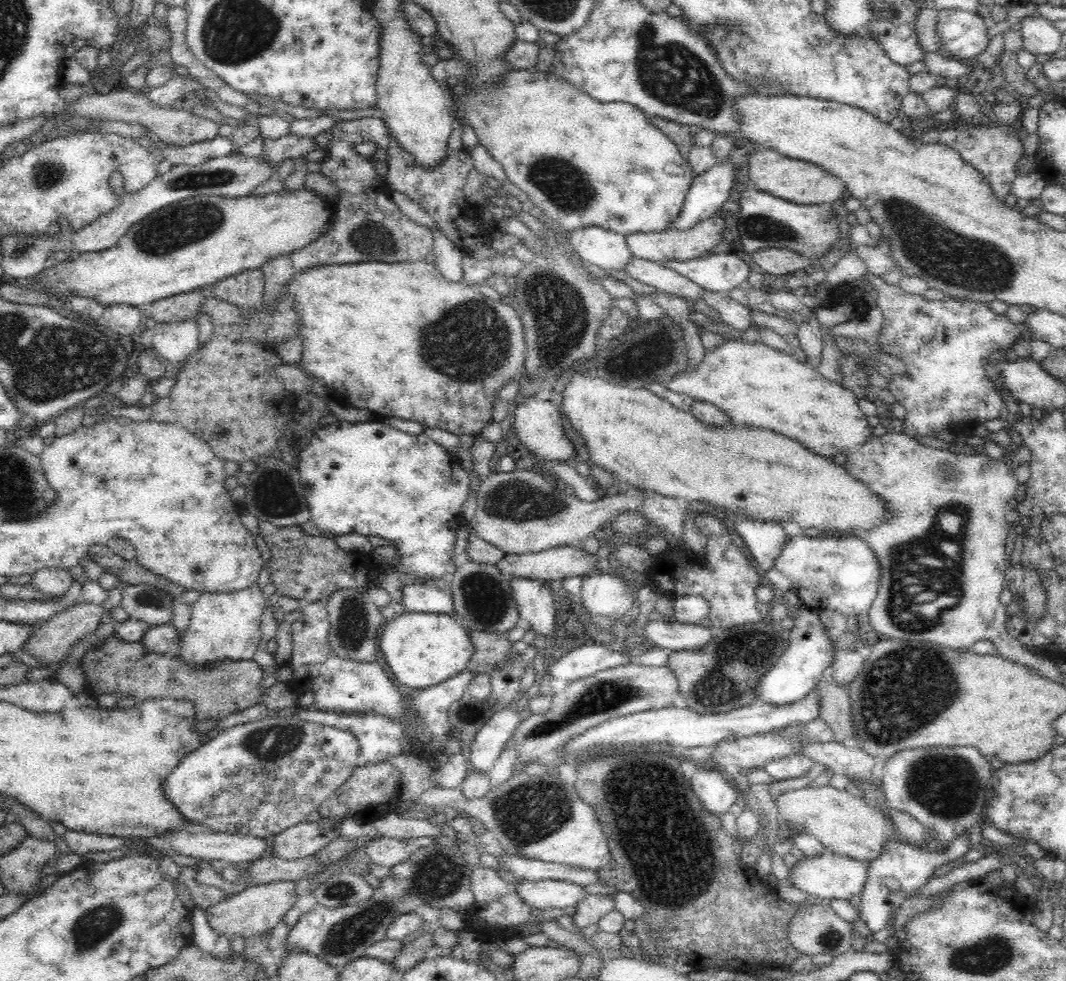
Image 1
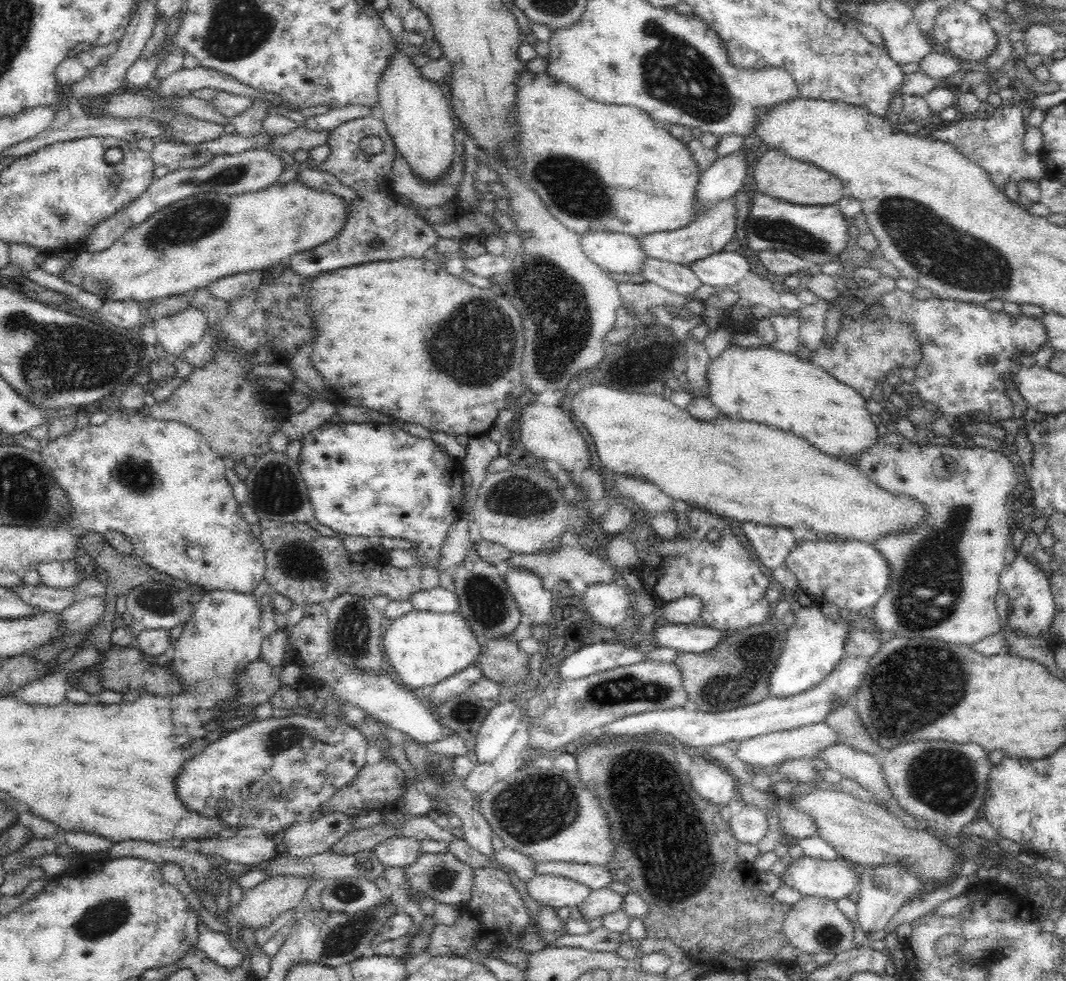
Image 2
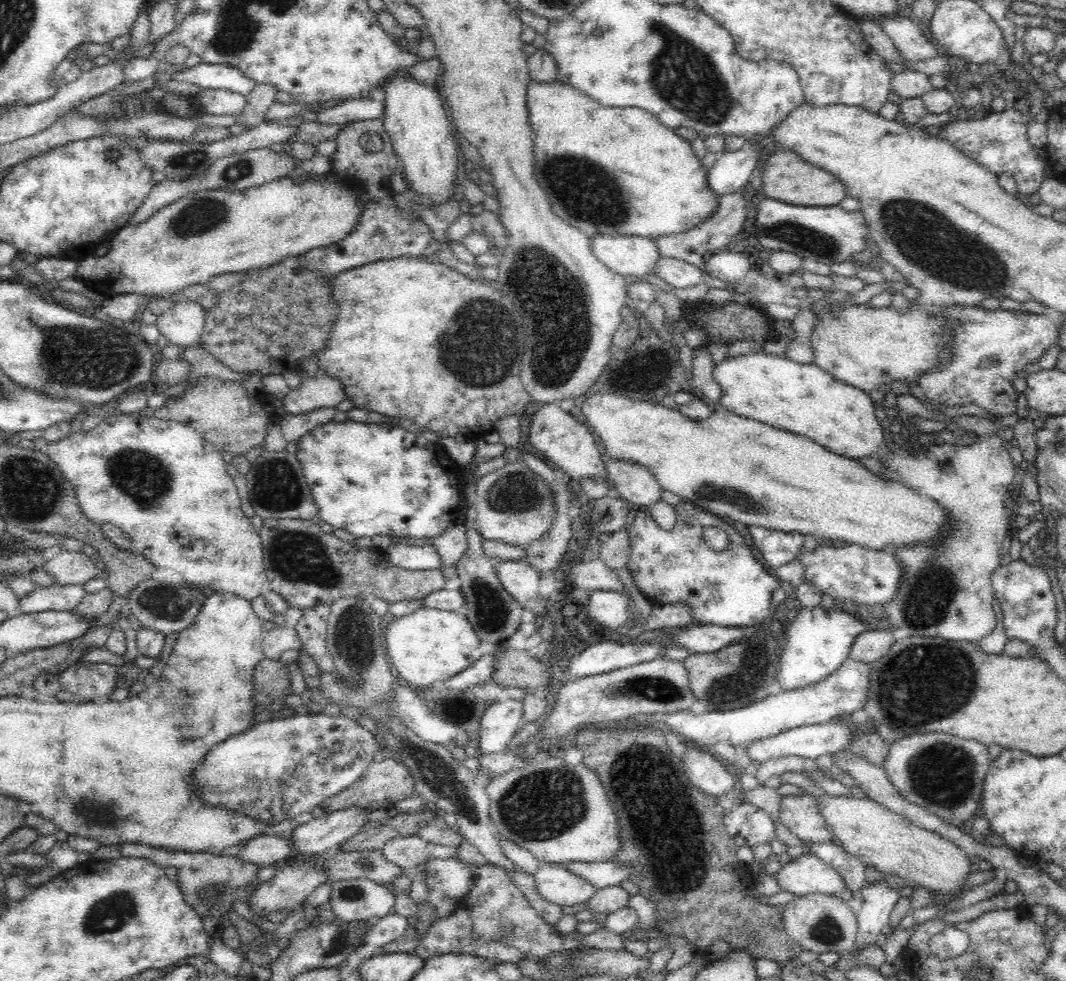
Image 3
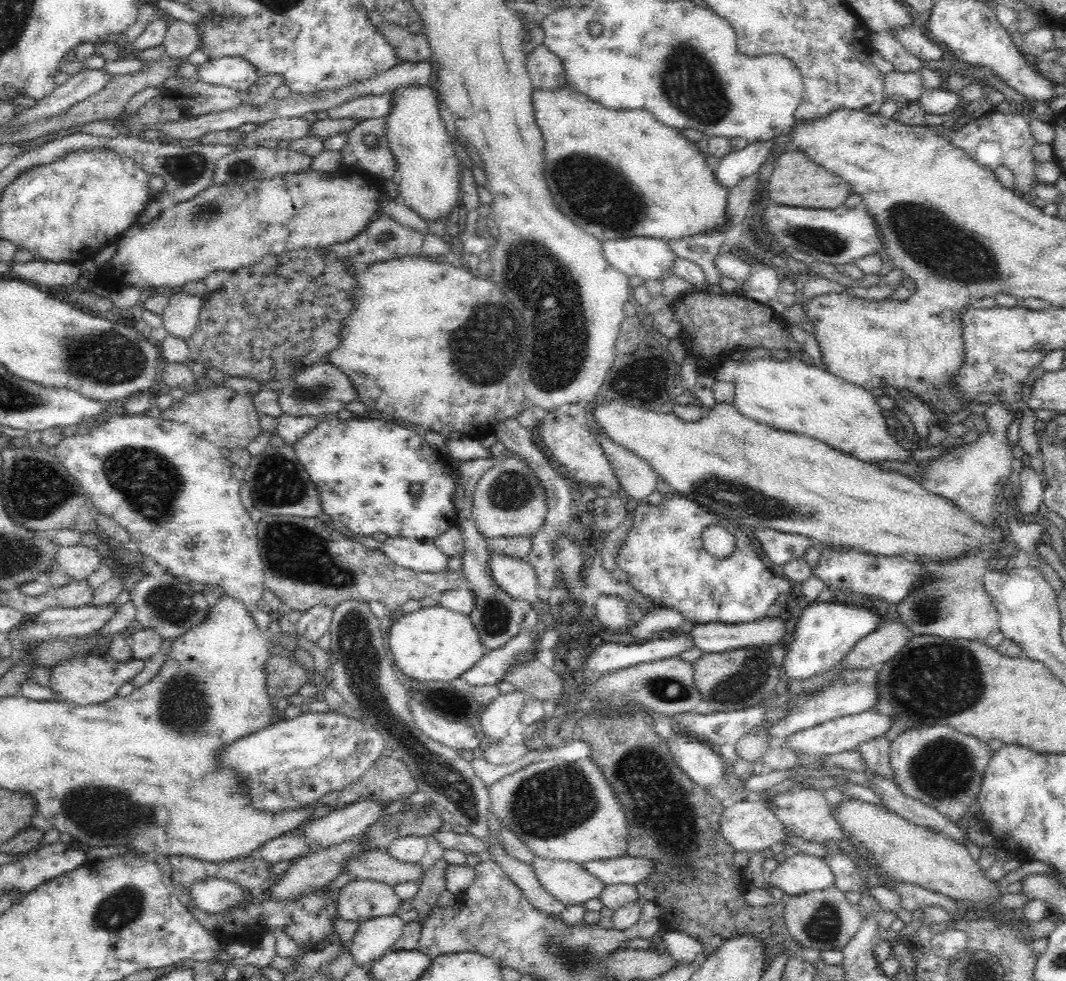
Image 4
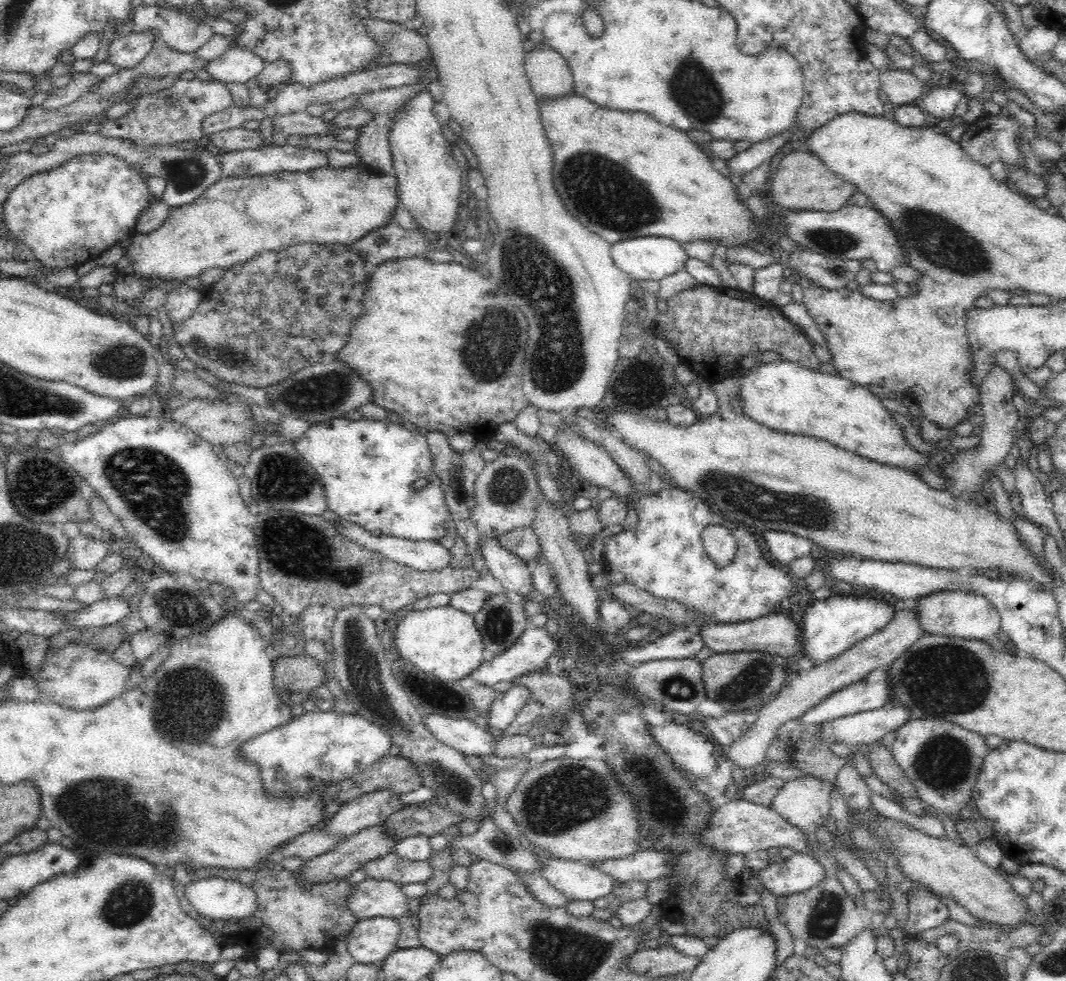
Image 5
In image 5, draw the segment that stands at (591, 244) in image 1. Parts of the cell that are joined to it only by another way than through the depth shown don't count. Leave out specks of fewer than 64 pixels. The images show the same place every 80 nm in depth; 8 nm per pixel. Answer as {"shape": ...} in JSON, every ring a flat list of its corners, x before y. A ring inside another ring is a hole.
{"shape":[[657,236,636,237,610,243,610,256,616,267,636,281,662,280,684,268,684,262,689,259,678,241]]}

